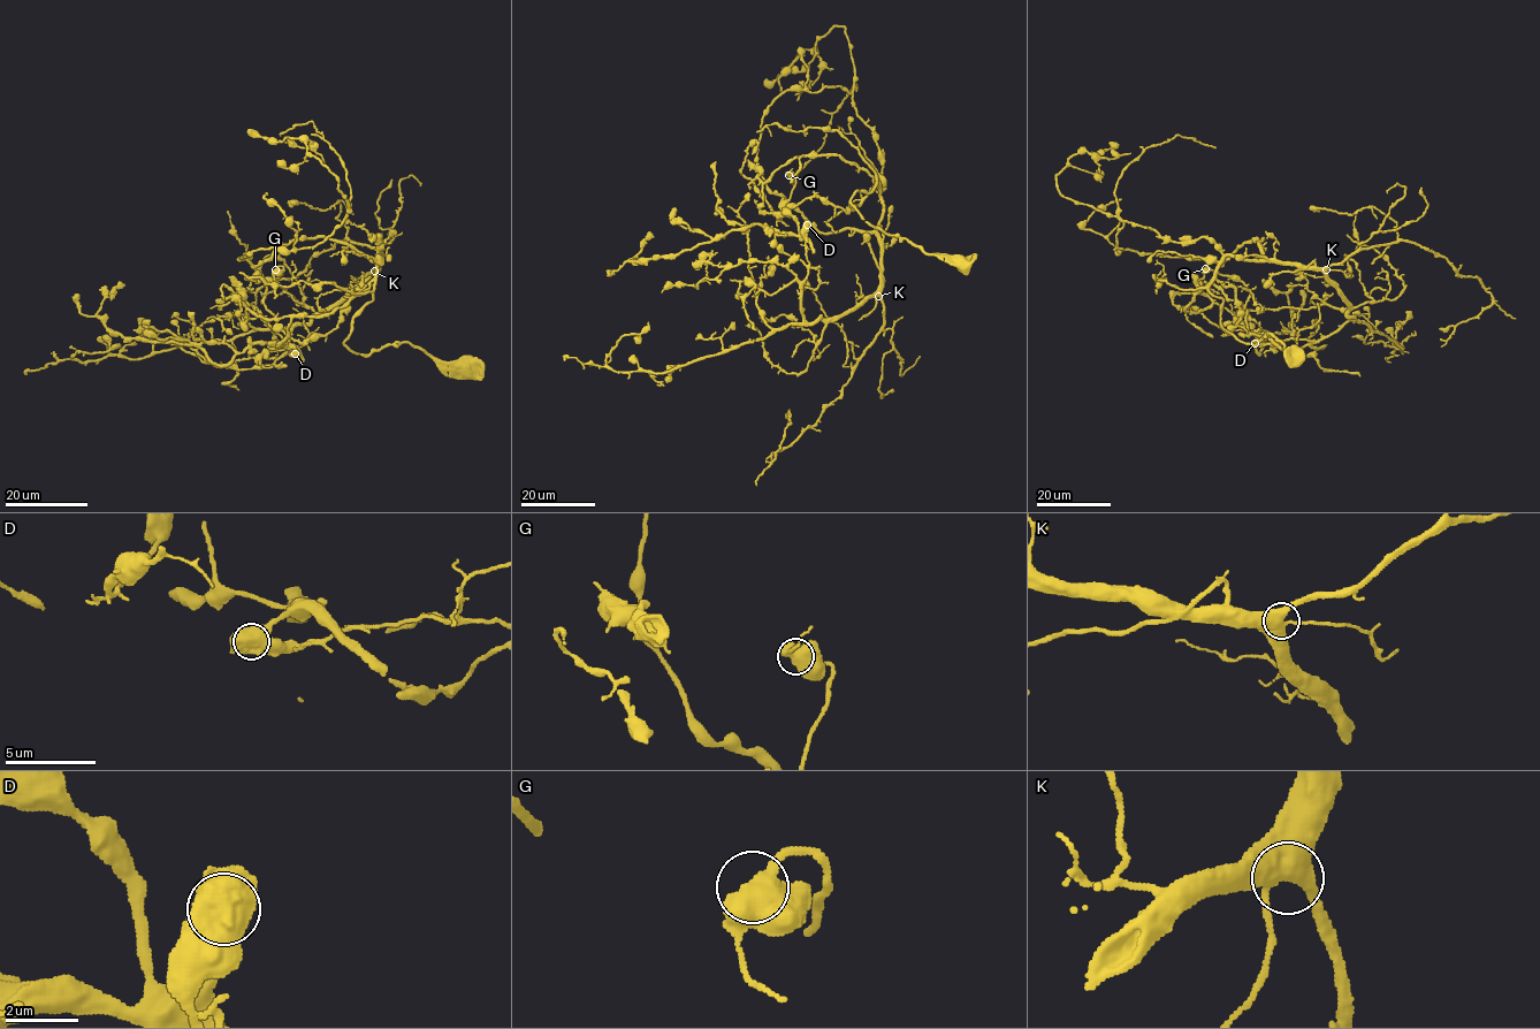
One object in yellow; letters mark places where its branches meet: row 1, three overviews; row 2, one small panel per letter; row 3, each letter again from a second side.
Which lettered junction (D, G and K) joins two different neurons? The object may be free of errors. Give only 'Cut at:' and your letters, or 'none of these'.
Cut at: D

